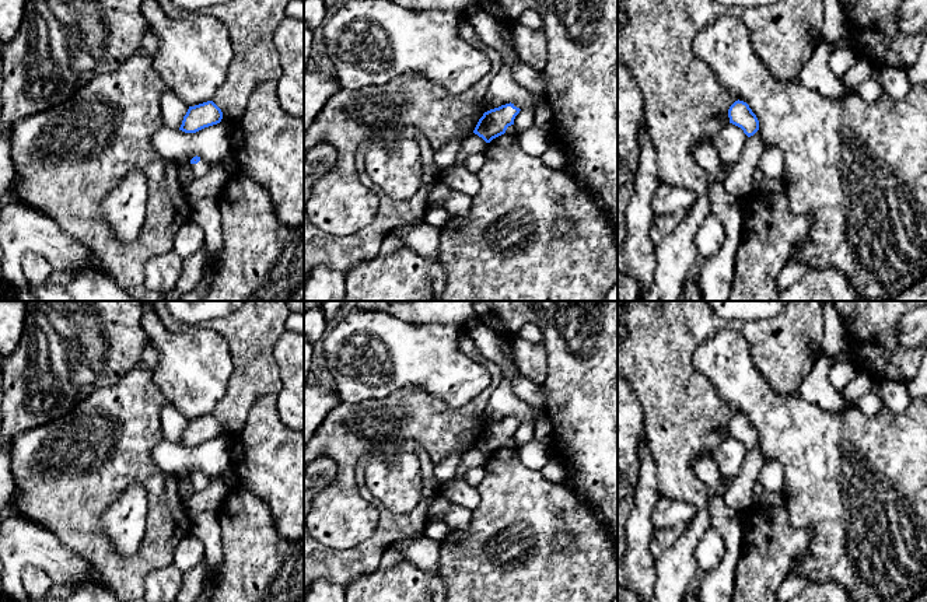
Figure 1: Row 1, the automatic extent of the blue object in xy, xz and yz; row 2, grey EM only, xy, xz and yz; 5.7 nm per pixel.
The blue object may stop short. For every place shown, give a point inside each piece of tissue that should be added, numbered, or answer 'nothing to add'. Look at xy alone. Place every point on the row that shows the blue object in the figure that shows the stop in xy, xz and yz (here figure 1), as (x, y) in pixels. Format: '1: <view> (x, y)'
1: xy (202, 168)

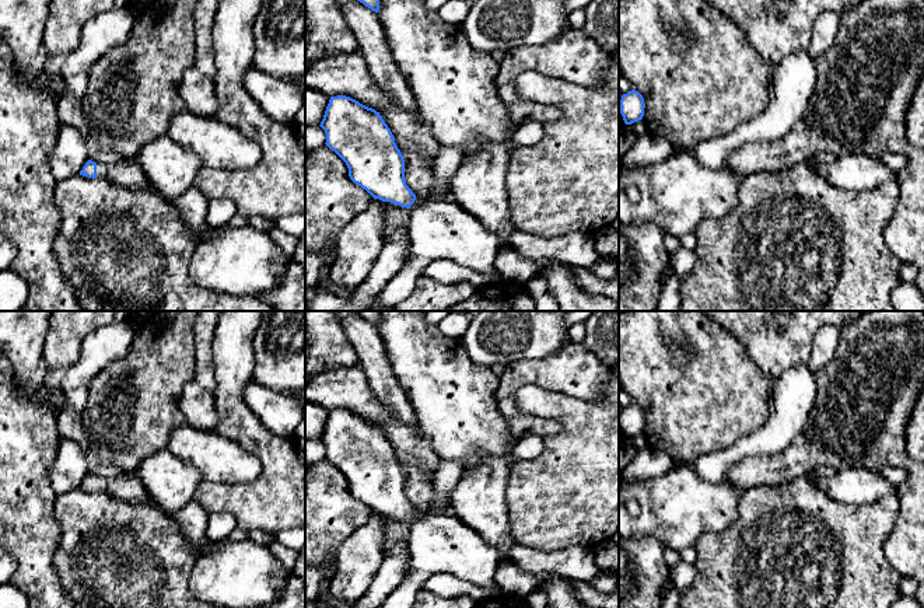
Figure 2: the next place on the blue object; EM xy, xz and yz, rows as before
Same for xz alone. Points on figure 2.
1: xz (437, 230)

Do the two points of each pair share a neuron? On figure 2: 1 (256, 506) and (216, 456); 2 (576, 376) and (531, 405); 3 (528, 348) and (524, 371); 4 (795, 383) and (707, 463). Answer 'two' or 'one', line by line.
1: two
2: two
3: two
4: one

